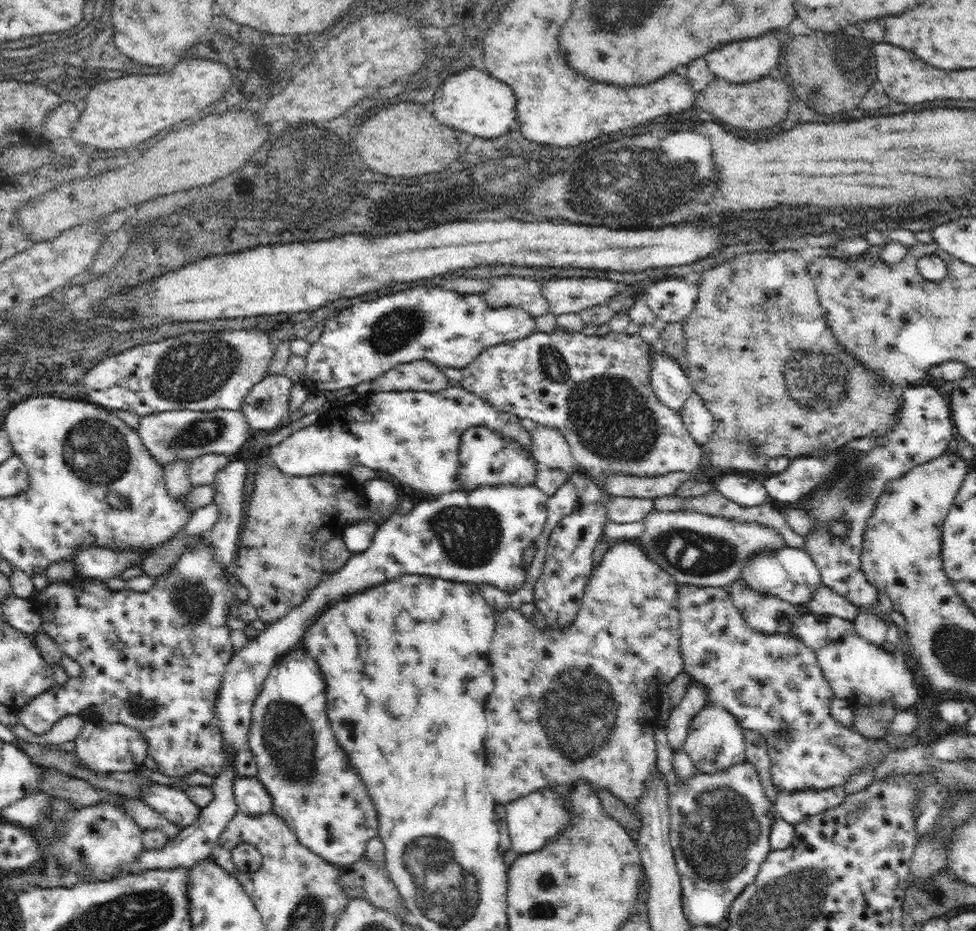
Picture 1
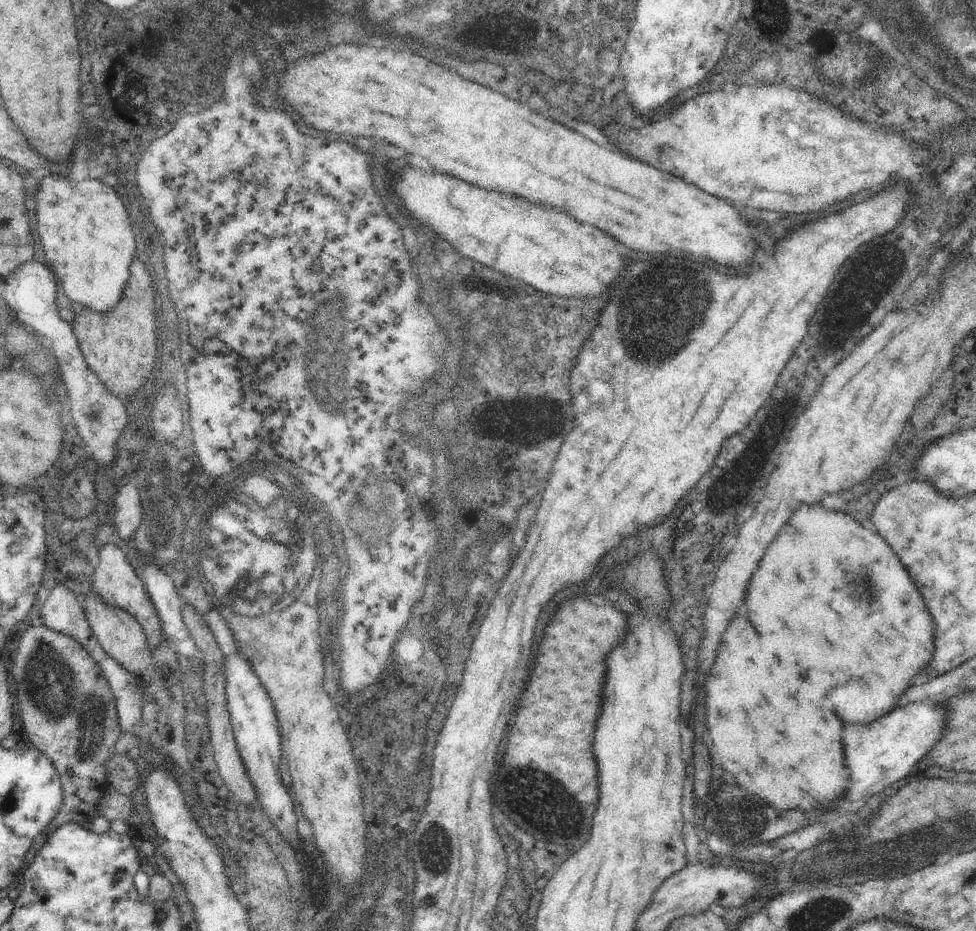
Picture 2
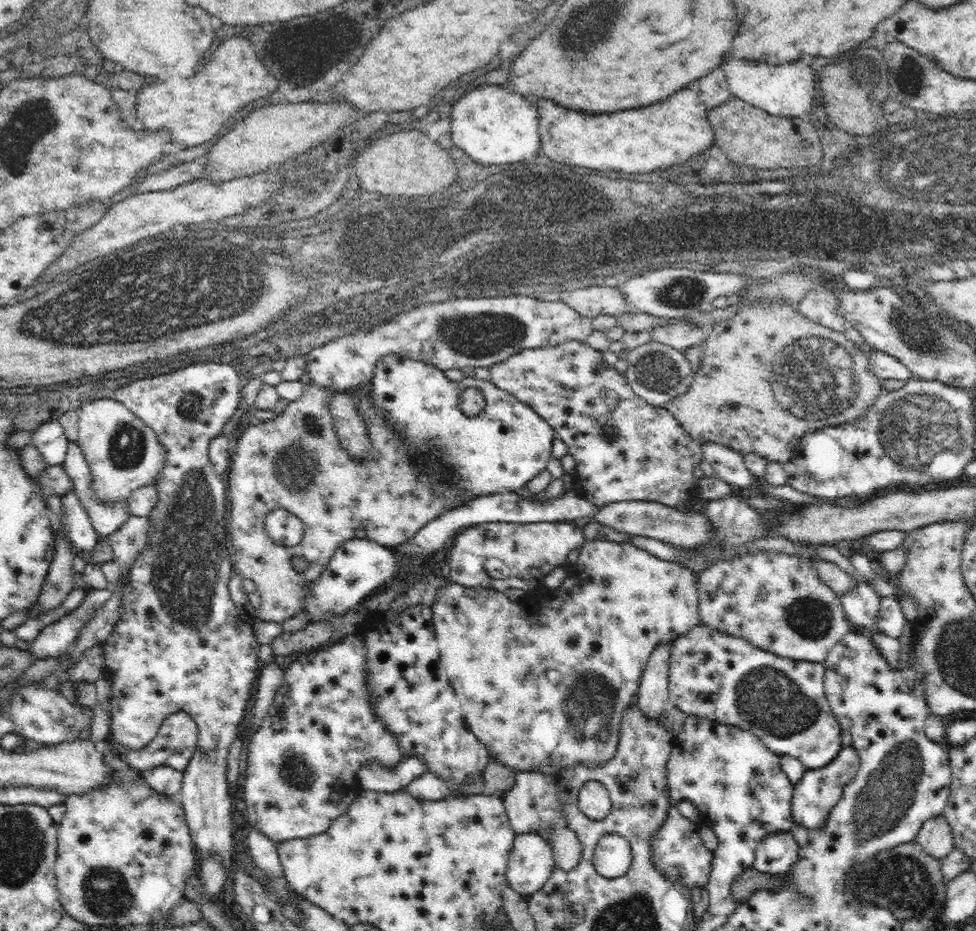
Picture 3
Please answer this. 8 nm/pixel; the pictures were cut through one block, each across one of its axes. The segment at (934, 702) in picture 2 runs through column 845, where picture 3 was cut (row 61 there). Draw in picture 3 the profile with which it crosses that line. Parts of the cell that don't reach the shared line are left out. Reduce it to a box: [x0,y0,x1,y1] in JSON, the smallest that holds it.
[724,60,815,118]

